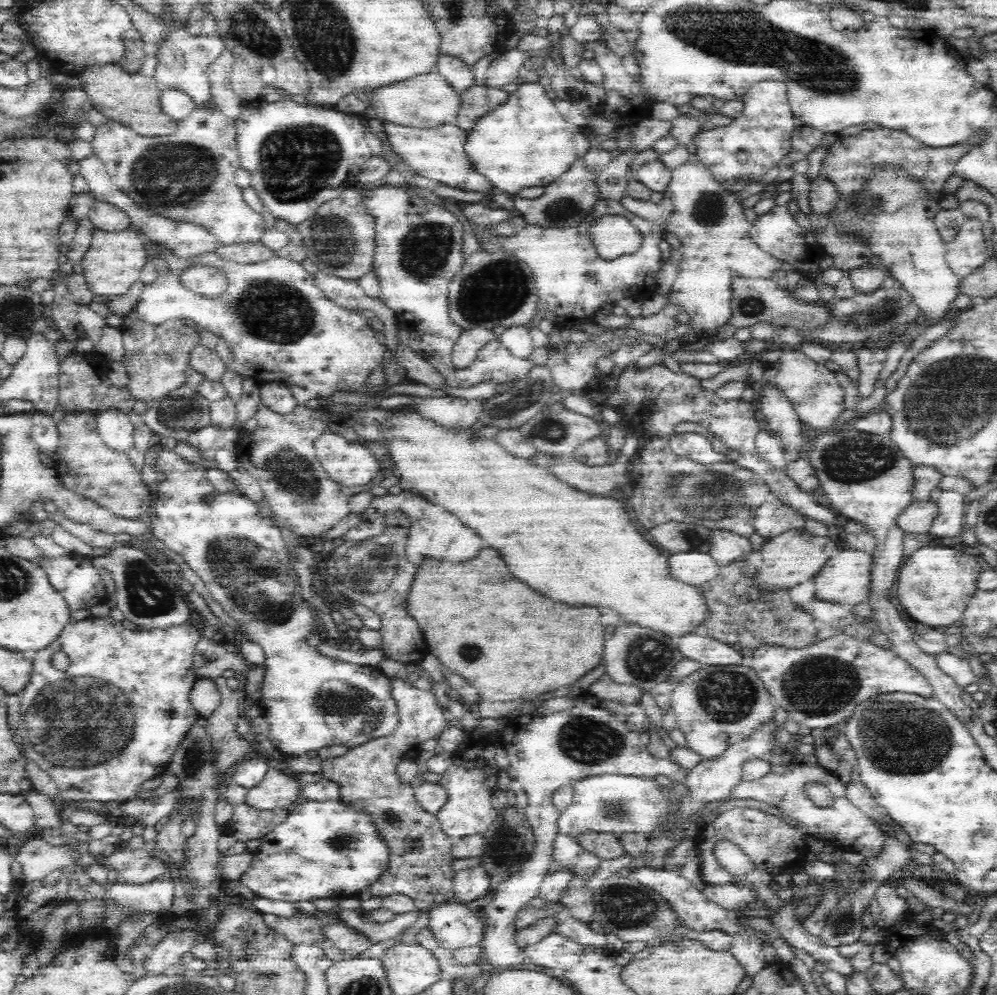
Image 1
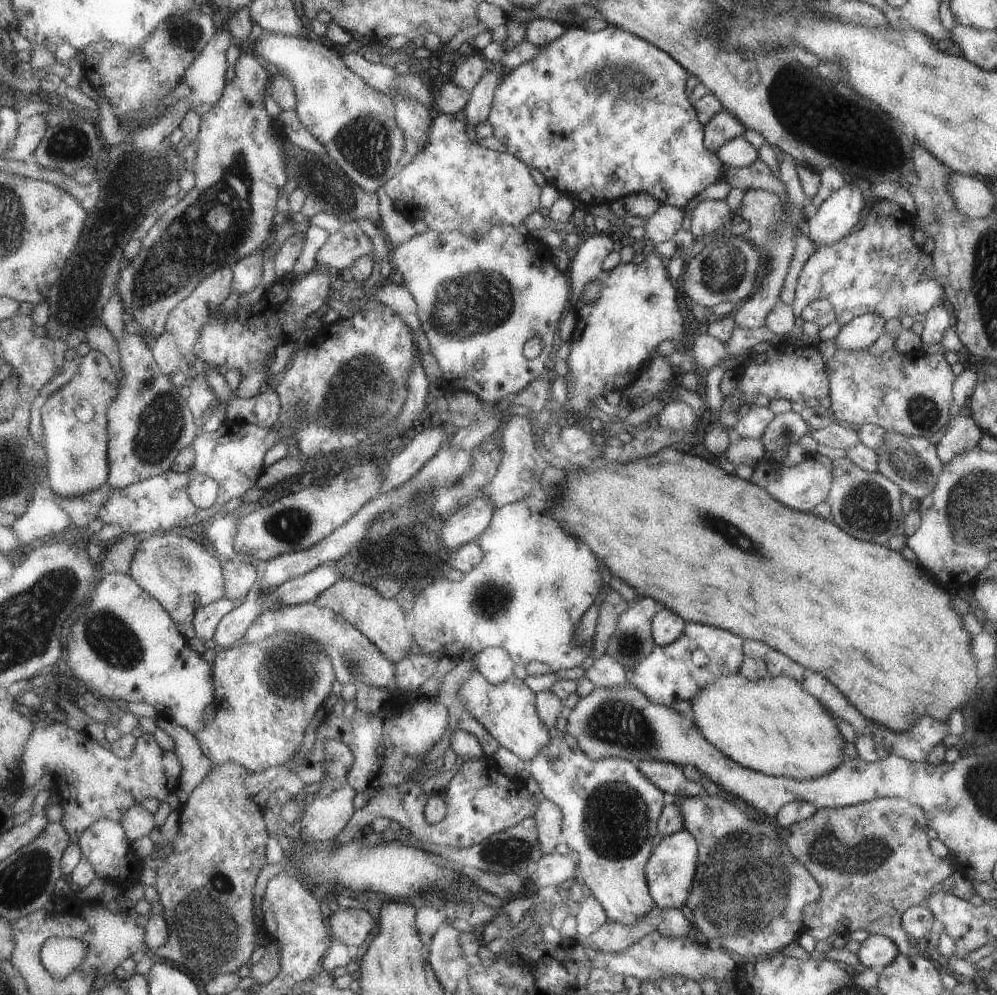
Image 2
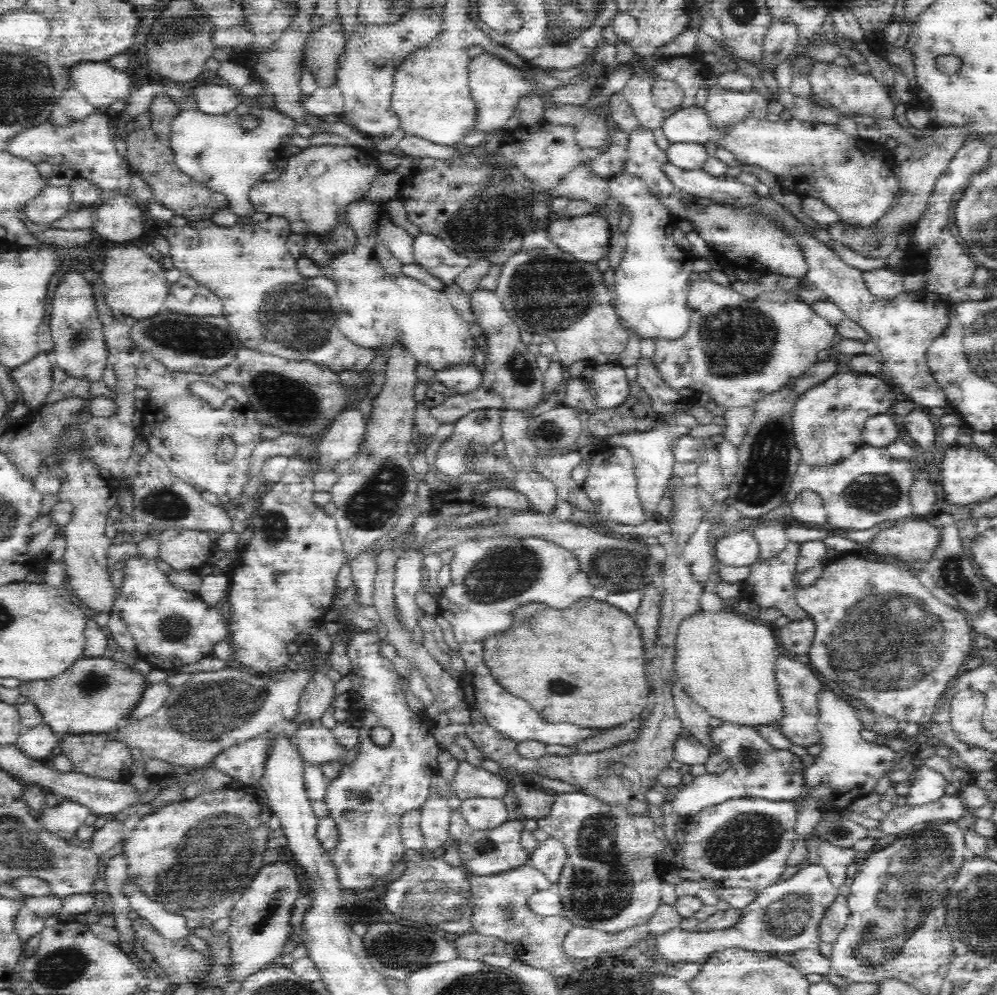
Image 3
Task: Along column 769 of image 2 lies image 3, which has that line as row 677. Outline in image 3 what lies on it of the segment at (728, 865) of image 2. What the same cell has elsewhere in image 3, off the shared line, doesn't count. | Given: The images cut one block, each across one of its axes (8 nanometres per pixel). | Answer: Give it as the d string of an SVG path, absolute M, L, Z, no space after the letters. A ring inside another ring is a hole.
M858 554L836 556L836 560L830 560L826 564L824 574L816 580L814 586L808 586L808 588L796 592L796 604L816 624L816 636L814 636L814 642L812 642L812 648L810 648L810 654L808 654L806 662L812 662L812 668L816 668L828 680L836 682L842 692L850 694L850 698L864 700L866 706L874 714L888 716L888 718L894 718L894 720L906 720L906 724L908 722L926 724L926 720L932 720L932 716L936 714L936 702L952 686L952 682L964 672L964 664L974 654L974 628L968 626L968 620L964 618L964 614L960 610L954 610L952 606L946 606L942 596L944 596L944 590L940 590L940 588L928 592L926 586L922 586L920 578L910 568L900 568L900 566L894 566L894 564L880 564L878 560L872 560L872 558L858 558Z

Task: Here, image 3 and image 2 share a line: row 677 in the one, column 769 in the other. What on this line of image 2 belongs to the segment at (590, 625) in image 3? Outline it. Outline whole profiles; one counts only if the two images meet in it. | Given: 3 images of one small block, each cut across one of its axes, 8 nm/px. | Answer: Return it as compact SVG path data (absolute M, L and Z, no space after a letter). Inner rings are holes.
M667 446L665 450L651 456L635 458L633 462L609 462L605 458L597 458L587 468L579 468L579 470L571 468L563 472L565 472L563 474L565 482L555 484L553 494L549 496L553 500L549 498L545 500L547 508L543 510L543 516L553 518L553 522L557 520L565 530L569 530L569 534L585 542L597 554L599 562L603 562L615 578L633 586L641 596L651 596L657 602L665 604L675 614L681 614L681 618L687 624L689 622L713 624L733 634L741 634L743 638L761 640L763 644L771 646L773 650L789 658L791 662L809 670L811 674L817 672L821 678L825 678L825 682L829 680L829 684L837 688L847 698L847 702L853 708L857 708L857 712L861 712L869 720L883 724L885 728L893 732L907 730L909 724L915 720L915 716L921 712L937 720L947 720L947 716L955 708L959 708L961 704L967 704L975 696L979 680L975 676L975 662L967 652L969 636L961 628L961 620L951 608L947 592L939 584L935 584L925 572L921 574L921 568L917 564L903 560L899 552L887 550L885 546L879 546L873 542L857 540L849 532L843 532L833 522L829 522L827 518L815 516L813 512L793 510L781 504L779 500L775 500L765 488L749 480L741 480L739 476L725 472L723 466L711 464L709 460L703 460L697 454L679 452L679 448L675 446Z

